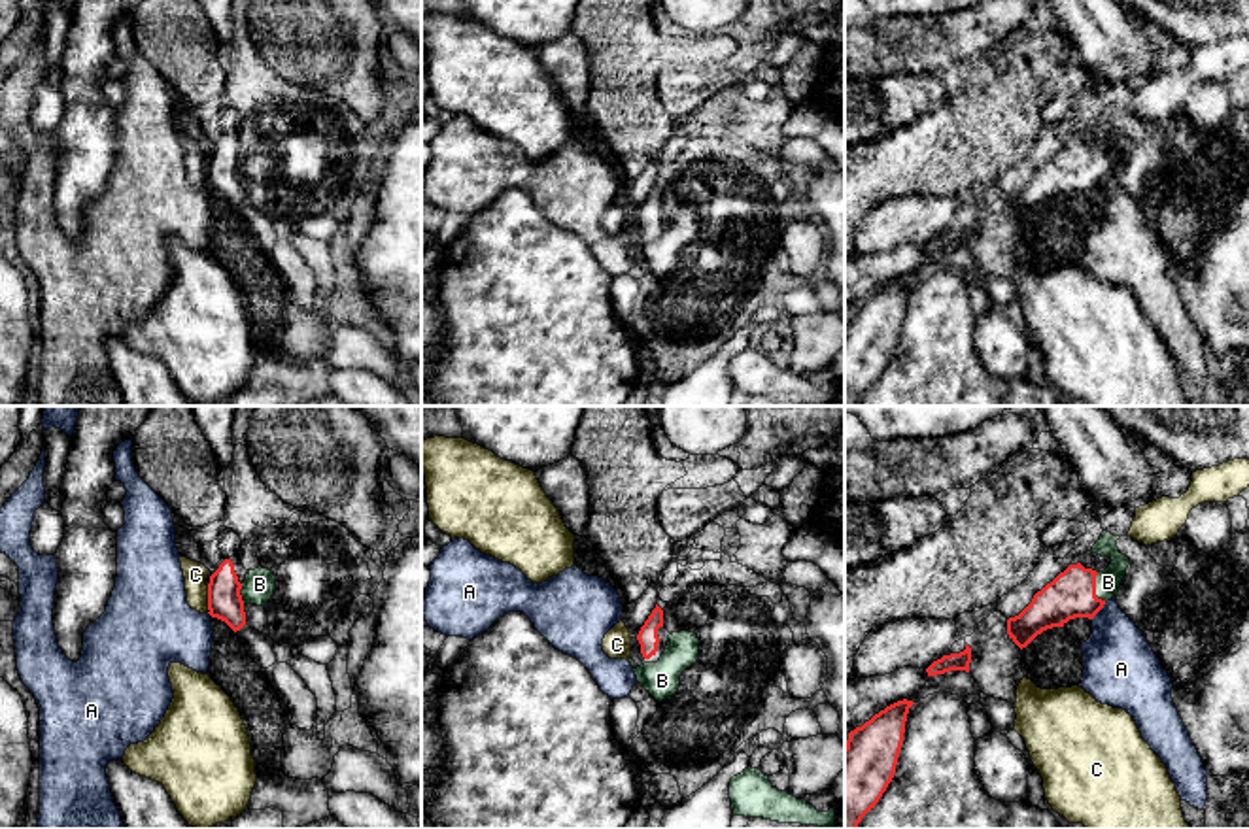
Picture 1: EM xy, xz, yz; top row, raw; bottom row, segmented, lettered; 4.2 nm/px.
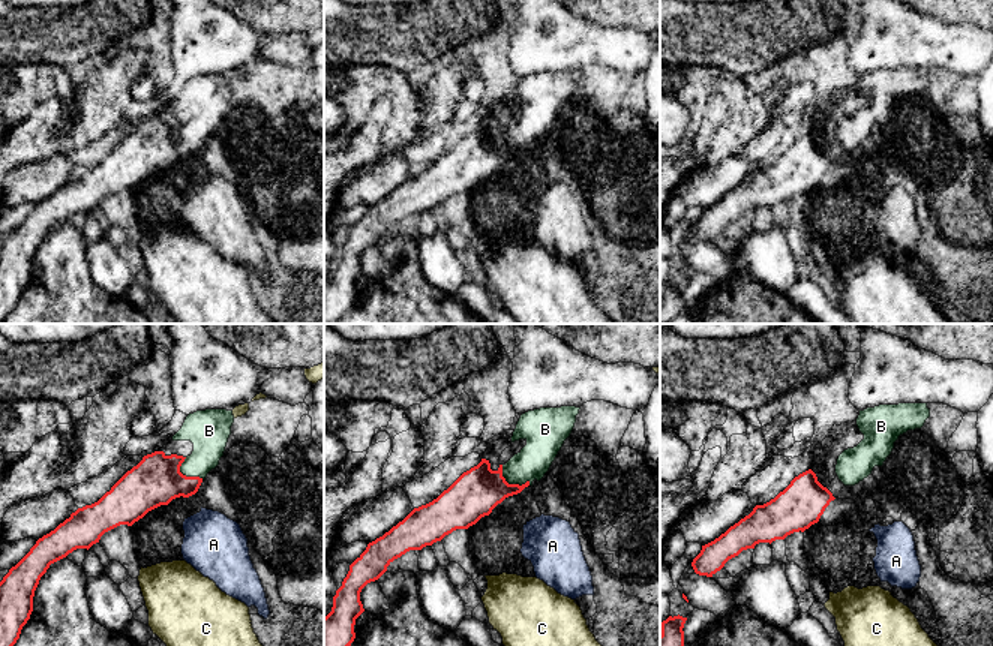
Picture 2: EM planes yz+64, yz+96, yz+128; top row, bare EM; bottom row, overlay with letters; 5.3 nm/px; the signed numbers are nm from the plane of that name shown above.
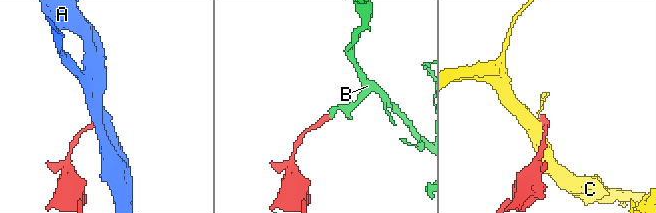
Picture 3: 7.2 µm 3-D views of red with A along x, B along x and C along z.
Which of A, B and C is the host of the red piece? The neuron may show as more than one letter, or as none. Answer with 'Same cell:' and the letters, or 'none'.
Same cell: B

